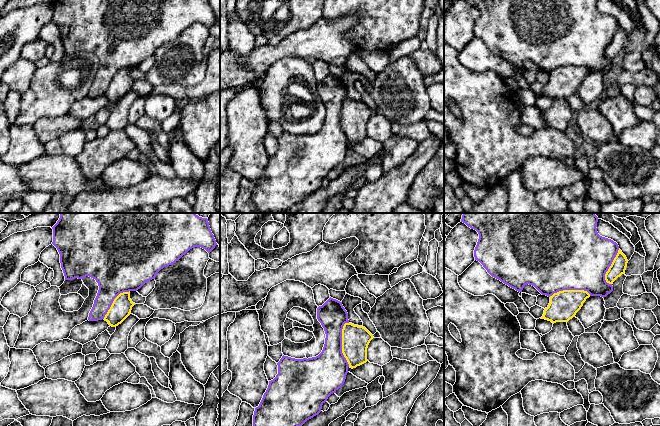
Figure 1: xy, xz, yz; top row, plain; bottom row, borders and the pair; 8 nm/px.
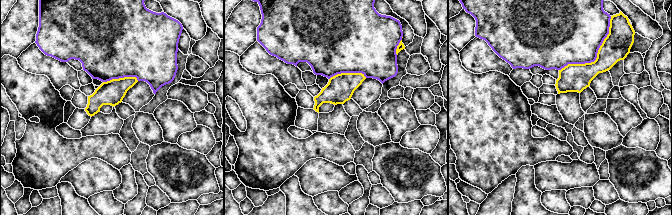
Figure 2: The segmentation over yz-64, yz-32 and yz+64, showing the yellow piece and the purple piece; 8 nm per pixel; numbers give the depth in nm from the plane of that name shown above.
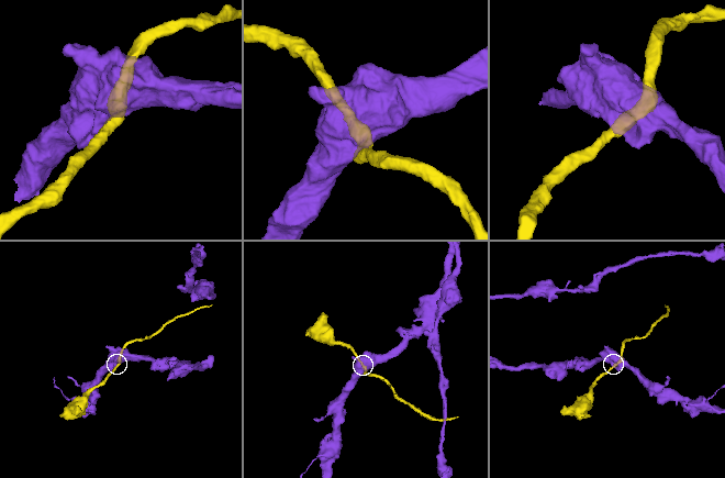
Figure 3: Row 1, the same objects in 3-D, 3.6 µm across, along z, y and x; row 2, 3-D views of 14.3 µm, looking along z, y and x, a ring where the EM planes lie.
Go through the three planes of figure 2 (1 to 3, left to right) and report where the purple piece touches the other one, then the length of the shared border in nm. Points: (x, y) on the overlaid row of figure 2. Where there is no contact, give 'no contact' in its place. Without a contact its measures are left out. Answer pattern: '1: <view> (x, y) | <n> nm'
1: yz-64 (120, 78) | 280 nm
2: yz-32 (347, 73) | 300 nm
3: yz+64 (597, 56) | 600 nm

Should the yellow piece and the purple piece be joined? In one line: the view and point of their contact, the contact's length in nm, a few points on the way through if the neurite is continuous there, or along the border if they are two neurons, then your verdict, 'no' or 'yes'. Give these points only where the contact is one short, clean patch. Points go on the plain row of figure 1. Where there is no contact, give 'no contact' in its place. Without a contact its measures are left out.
xz (342, 120) | 360 nm | no

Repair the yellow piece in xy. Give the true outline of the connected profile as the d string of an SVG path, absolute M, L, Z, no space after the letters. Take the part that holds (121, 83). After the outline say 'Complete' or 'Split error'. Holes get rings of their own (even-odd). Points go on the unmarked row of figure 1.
M130 67L120 69L113 77L104 96L112 103L121 100L131 89L135 79L130 75Z. Complete

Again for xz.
M345 99L342 105L342 129L350 144L356 144L367 136L367 124L373 111L363 102Z. Complete

